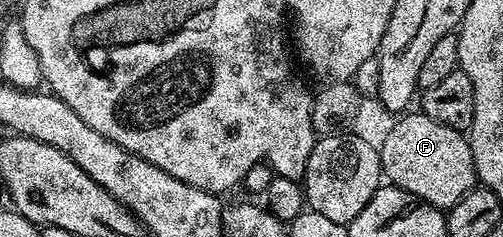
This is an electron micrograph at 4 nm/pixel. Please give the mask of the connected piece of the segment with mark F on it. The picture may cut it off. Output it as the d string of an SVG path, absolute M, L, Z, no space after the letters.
M406 112L400 115L380 152L382 175L392 185L431 204L436 210L448 212L478 185L468 137L460 130L439 124L439 120L431 120L426 114Z

